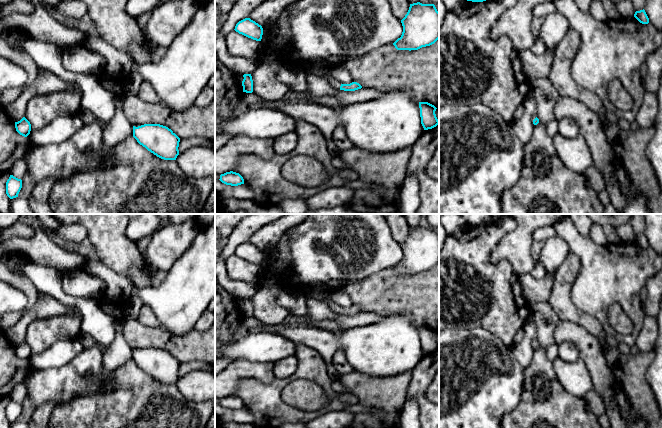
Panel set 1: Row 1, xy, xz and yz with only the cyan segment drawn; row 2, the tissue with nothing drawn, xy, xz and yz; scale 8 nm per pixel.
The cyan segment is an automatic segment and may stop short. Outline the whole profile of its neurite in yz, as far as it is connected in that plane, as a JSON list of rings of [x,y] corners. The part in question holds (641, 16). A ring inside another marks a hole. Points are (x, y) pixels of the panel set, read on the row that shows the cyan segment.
[[[645,10],[636,11],[634,17],[642,24],[648,24],[649,18],[645,12]]]

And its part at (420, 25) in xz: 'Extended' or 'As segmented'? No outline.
As segmented

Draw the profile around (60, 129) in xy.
[[[79,115],[65,116],[54,119],[47,126],[32,130],[27,136],[28,145],[59,144],[68,140],[84,125]]]

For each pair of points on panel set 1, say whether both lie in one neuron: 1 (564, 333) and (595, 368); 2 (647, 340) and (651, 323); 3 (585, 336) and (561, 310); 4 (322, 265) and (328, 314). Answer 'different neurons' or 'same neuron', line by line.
1: same neuron
2: same neuron
3: different neurons
4: different neurons

